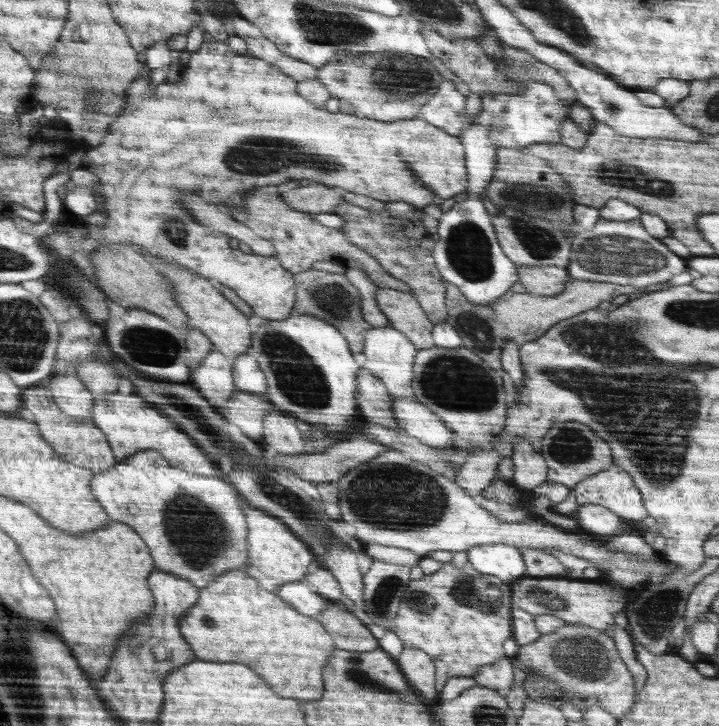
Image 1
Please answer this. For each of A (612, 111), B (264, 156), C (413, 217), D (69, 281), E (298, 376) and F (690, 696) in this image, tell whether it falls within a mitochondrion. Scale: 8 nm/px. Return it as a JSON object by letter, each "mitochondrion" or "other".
{"A":"mitochondrion","B":"mitochondrion","C":"other","D":"mitochondrion","E":"mitochondrion","F":"other"}

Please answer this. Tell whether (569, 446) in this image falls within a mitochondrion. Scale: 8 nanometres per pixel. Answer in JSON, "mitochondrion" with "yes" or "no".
{"mitochondrion":"yes"}

